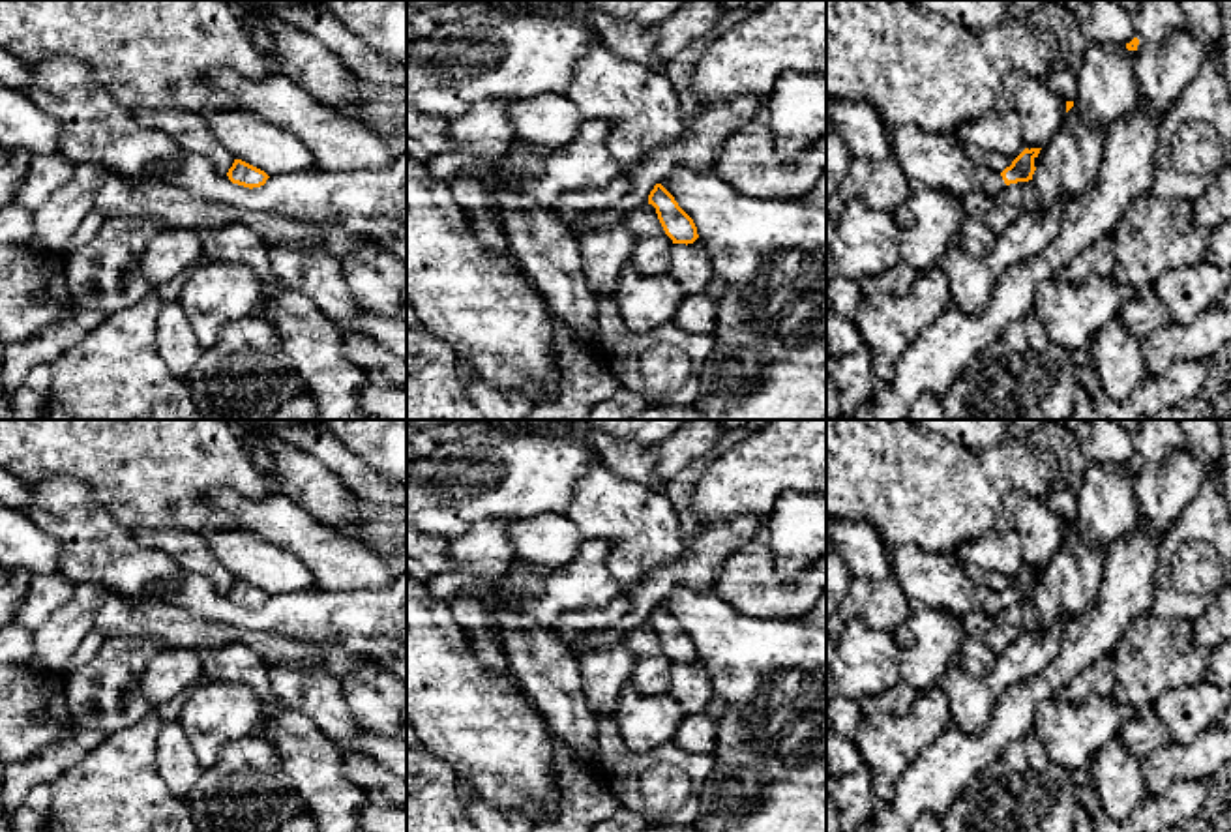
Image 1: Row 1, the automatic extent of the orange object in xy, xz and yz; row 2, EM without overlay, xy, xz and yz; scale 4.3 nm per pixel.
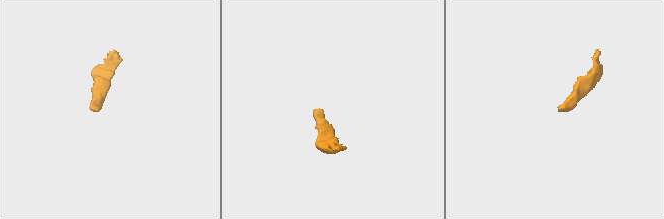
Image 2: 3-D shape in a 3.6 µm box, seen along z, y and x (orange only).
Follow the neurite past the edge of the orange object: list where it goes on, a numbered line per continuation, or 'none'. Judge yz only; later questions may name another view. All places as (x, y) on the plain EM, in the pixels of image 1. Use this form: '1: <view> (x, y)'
1: yz (937, 579)

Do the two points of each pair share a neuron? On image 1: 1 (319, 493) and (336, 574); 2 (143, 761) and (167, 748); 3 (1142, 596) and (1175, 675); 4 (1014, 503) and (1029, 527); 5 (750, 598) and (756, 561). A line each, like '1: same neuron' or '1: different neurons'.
1: different neurons
2: different neurons
3: different neurons
4: same neuron
5: same neuron

